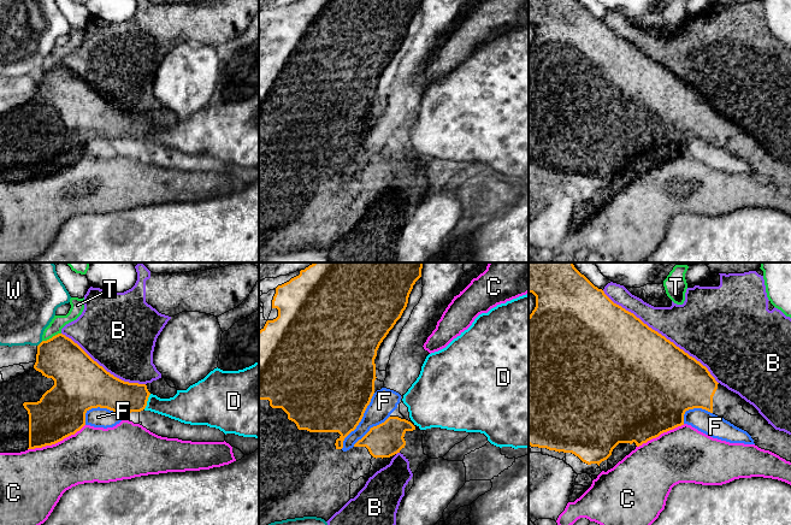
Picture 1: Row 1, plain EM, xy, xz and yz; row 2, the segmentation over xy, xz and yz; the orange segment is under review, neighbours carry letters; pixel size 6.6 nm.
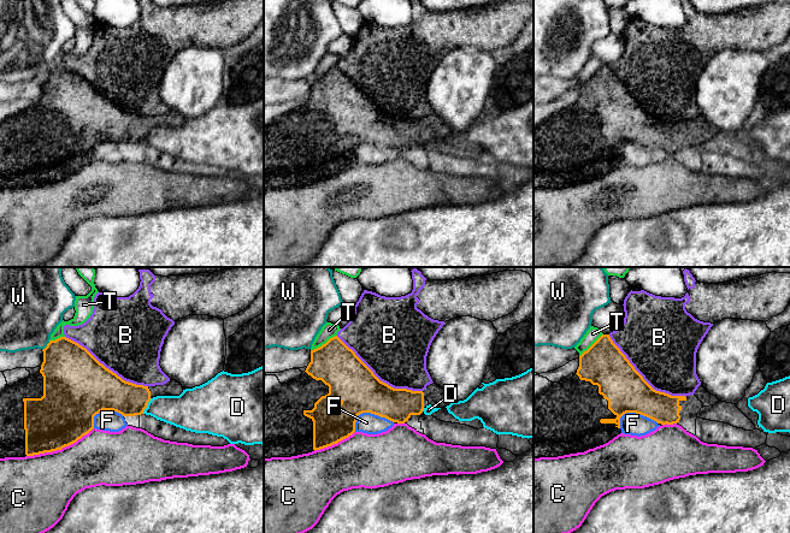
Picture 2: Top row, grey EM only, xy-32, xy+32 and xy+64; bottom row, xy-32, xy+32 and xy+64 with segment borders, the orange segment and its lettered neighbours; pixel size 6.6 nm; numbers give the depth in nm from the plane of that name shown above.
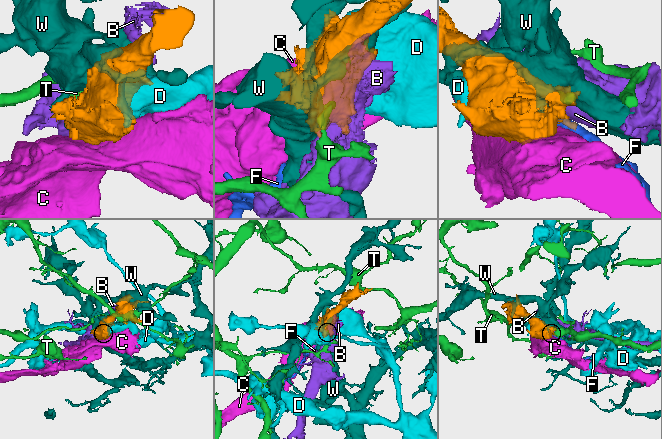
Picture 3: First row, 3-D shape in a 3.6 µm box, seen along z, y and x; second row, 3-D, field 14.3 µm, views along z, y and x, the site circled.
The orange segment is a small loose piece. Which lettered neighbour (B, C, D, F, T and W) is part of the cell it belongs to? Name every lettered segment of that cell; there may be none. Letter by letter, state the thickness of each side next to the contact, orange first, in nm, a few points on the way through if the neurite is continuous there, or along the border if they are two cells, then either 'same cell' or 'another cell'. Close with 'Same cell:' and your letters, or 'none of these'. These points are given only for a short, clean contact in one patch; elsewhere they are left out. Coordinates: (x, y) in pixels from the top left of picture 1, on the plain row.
B: 500/360 nm | another cell
C: 320/380 nm | another cell
D: 220/190 nm | another cell
F: 480/170 nm | along xz (375, 123), (361, 151), (344, 169), (341, 178) | another cell
T: 300/90 nm | another cell
W: 300/360 nm | another cell
Same cell: none of these

